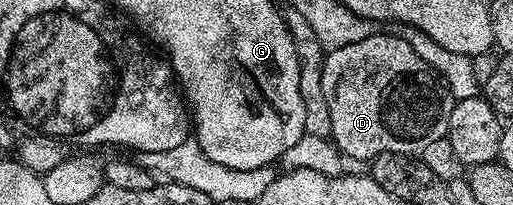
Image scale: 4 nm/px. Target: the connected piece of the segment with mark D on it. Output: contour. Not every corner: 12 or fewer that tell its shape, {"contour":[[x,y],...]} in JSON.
{"contour":[[405,37],[322,59],[347,159],[421,155],[455,99]]}

